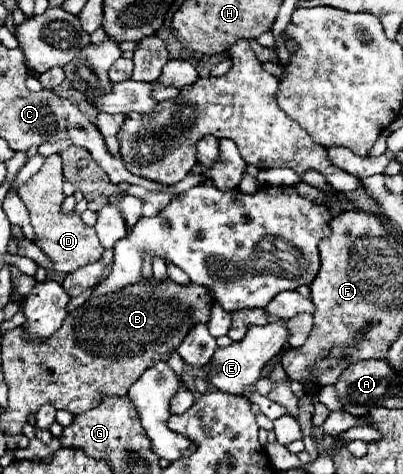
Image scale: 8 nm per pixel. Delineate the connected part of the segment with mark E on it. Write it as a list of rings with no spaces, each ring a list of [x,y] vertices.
[[[285,319],[267,323],[267,325],[249,325],[247,333],[245,333],[245,337],[241,341],[231,343],[229,347],[217,347],[215,349],[213,357],[209,359],[209,365],[203,367],[207,371],[205,377],[219,391],[247,397],[251,403],[257,404],[260,412],[272,421],[286,415],[285,408],[273,403],[269,398],[259,395],[254,390],[254,383],[255,379],[261,375],[265,363],[283,349],[287,339],[289,339],[289,327],[287,327]]]

